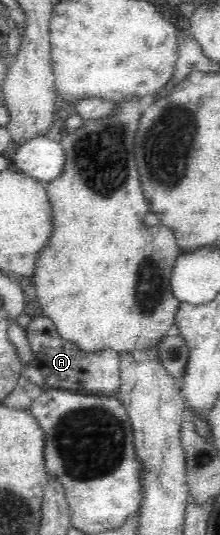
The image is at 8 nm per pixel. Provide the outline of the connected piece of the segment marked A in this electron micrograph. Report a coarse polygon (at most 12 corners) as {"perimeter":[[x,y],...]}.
{"perimeter":[[45,313],[26,331],[45,388],[117,396],[118,352],[92,353]]}

